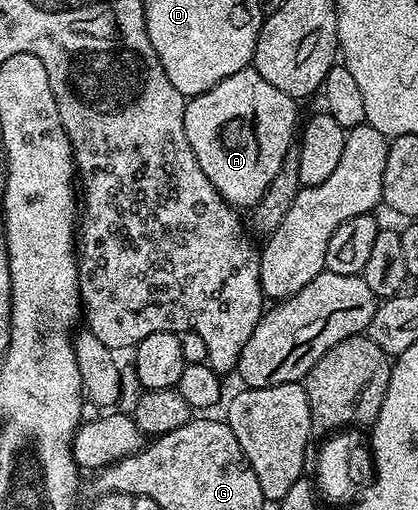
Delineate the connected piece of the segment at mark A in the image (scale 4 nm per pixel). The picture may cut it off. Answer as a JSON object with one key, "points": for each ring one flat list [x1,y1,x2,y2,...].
{"points":[[253,66,229,74,217,86,187,100,185,138,189,138,205,178,228,204,239,210,250,209,267,191,296,139,295,108,296,101,265,82]]}

